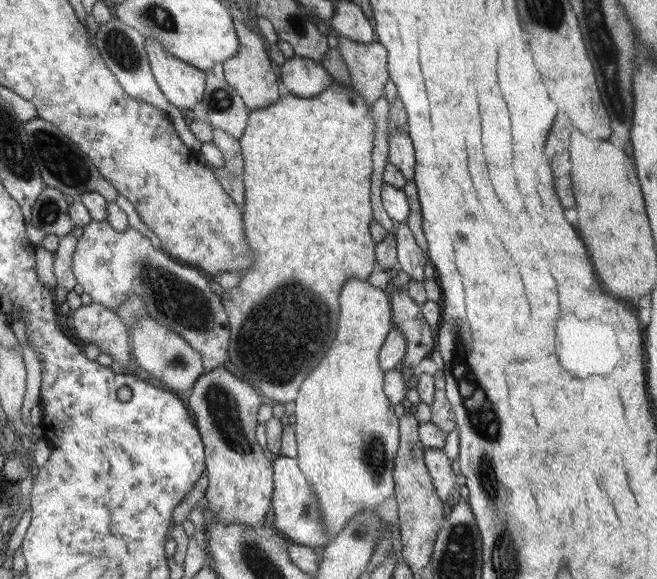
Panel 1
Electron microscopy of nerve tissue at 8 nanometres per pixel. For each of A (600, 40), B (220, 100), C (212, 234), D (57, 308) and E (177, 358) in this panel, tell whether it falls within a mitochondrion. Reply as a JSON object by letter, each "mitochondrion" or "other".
{"A":"mitochondrion","B":"mitochondrion","C":"other","D":"other","E":"mitochondrion"}

